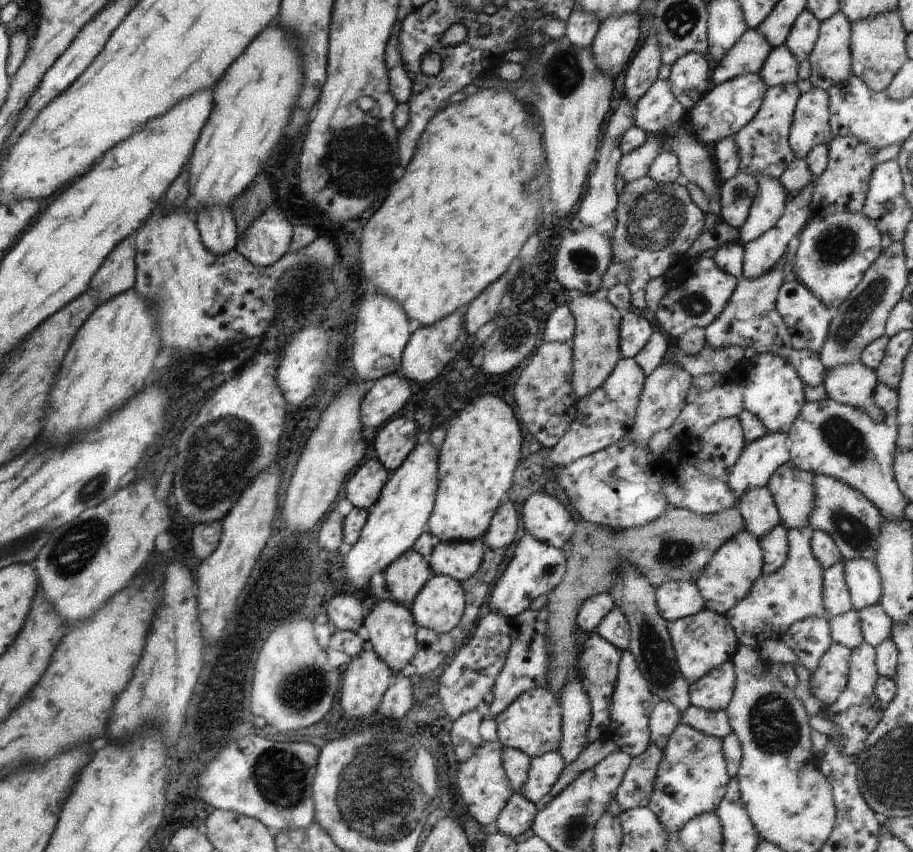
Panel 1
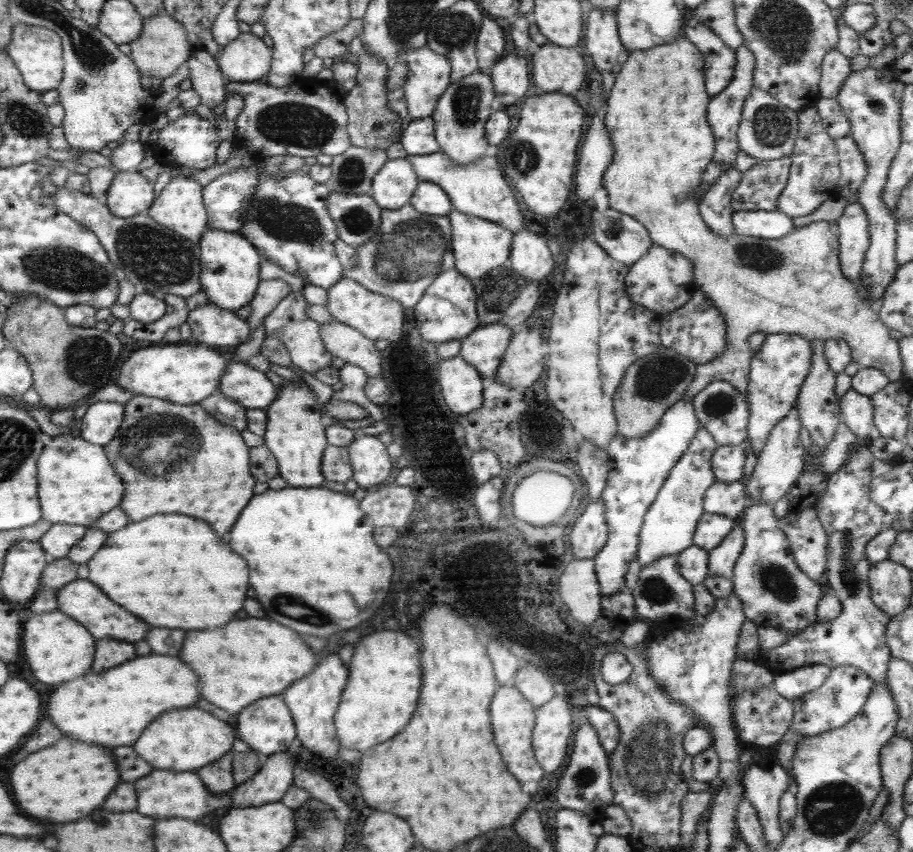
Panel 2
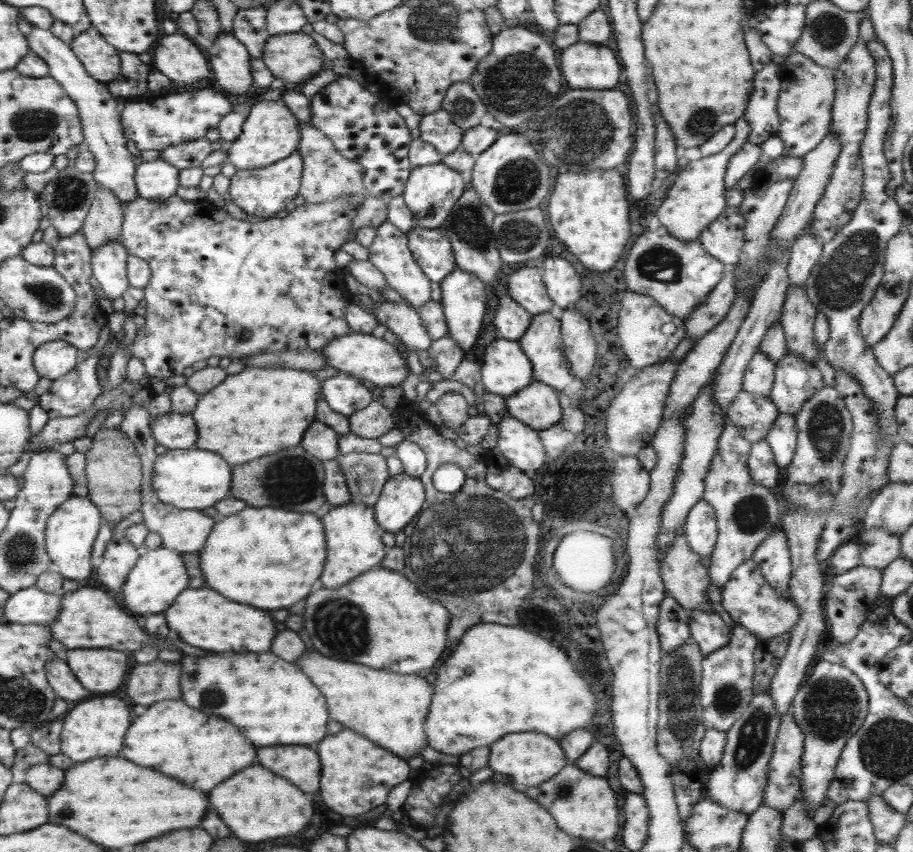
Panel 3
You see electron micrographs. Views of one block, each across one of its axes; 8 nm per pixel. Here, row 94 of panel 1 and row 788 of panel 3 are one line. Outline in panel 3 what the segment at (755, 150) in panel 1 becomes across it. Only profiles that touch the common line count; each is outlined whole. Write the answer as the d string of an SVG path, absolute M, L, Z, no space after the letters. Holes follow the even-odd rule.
M788 709L780 717L779 726L776 730L776 738L769 764L767 764L767 782L763 788L761 803L765 807L777 809L781 813L791 806L800 790L801 780L801 754L803 754L803 734L799 730L798 724L794 723L791 710Z

